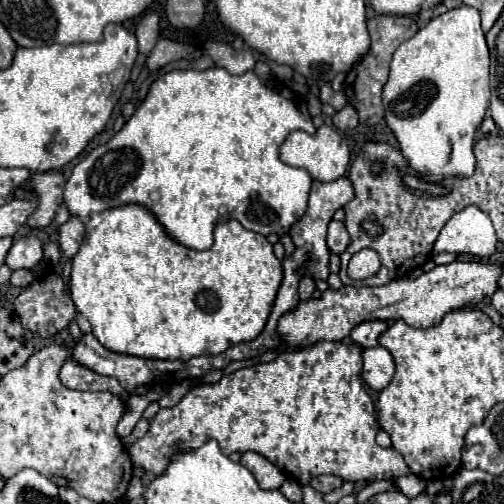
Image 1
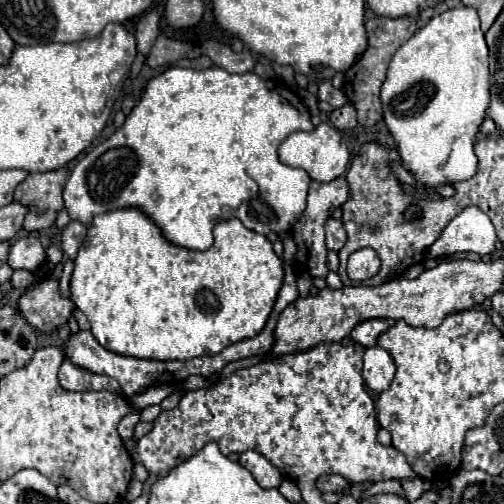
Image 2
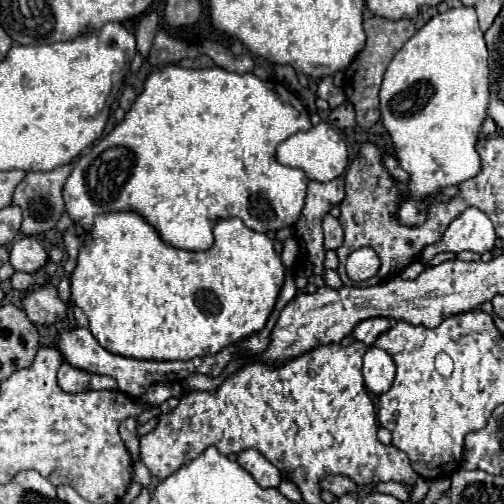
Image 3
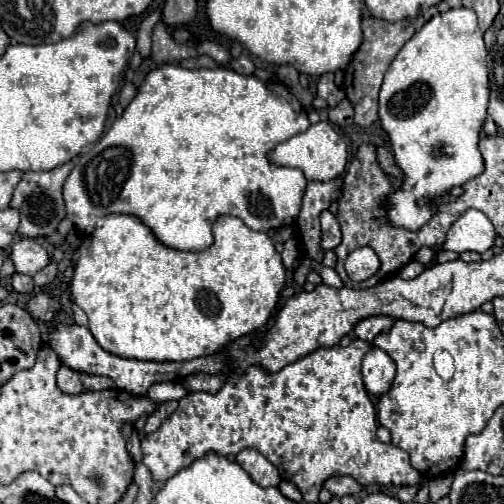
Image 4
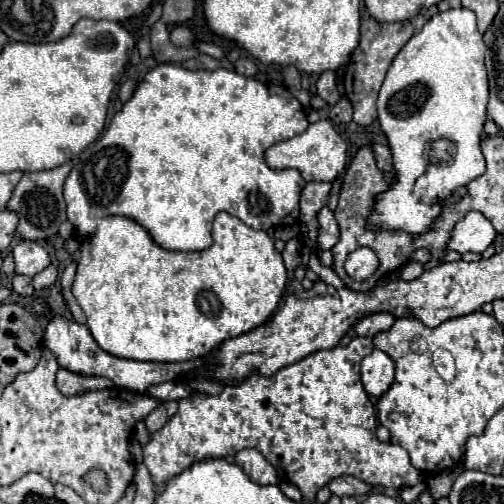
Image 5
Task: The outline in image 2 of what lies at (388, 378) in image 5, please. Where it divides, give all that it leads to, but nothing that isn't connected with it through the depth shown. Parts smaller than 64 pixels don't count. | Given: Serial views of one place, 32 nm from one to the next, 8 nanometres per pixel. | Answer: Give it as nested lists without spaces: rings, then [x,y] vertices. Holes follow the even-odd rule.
[[[374,346],[364,352],[362,378],[370,390],[374,390],[374,392],[386,390],[394,378],[394,372],[396,372],[394,360],[384,348]]]

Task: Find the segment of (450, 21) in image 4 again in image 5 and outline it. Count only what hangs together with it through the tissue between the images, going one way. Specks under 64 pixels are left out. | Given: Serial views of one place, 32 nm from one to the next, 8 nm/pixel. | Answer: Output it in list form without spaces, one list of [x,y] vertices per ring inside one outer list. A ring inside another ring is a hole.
[[[458,8],[440,12],[430,18],[424,28],[406,42],[406,46],[390,64],[378,96],[378,122],[390,144],[398,184],[390,186],[388,192],[376,198],[374,212],[368,220],[372,228],[406,230],[410,234],[420,234],[440,214],[440,206],[436,206],[438,200],[448,198],[454,188],[464,186],[468,180],[486,171],[486,162],[480,152],[480,132],[486,122],[488,84],[488,74],[484,66],[484,42],[476,26],[476,14],[472,10]],[[442,142],[448,144],[446,148],[450,150],[452,158],[450,162],[432,162],[430,150],[444,148]]]

